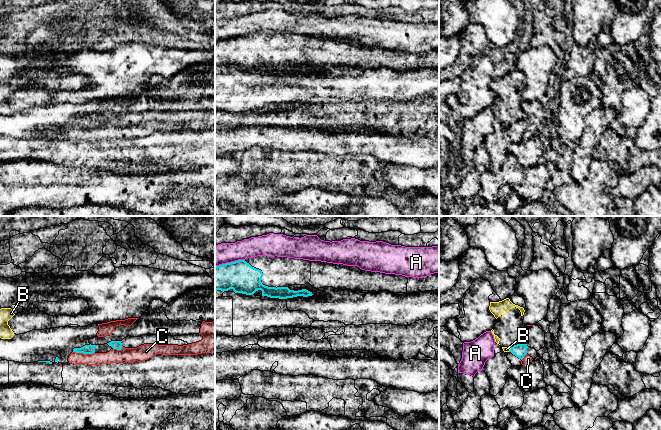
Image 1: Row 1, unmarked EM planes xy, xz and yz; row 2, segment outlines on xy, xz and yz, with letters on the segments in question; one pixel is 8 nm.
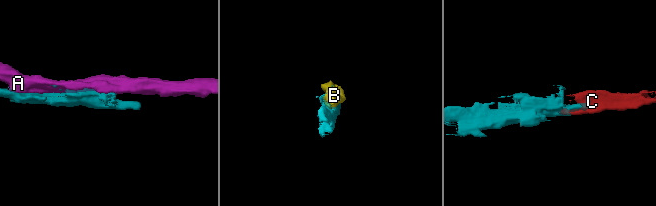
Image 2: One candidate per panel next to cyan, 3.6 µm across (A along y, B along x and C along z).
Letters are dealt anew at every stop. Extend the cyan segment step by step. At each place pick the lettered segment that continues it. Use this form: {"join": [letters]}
{"join": []}

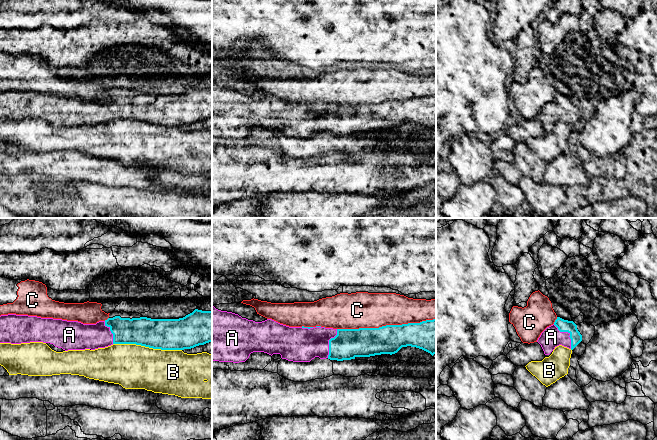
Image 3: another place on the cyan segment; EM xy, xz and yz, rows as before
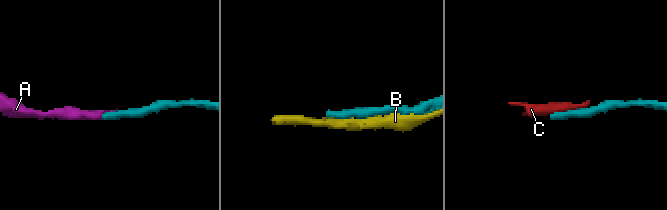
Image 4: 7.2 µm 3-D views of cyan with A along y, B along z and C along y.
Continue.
{"join": ["A"]}

